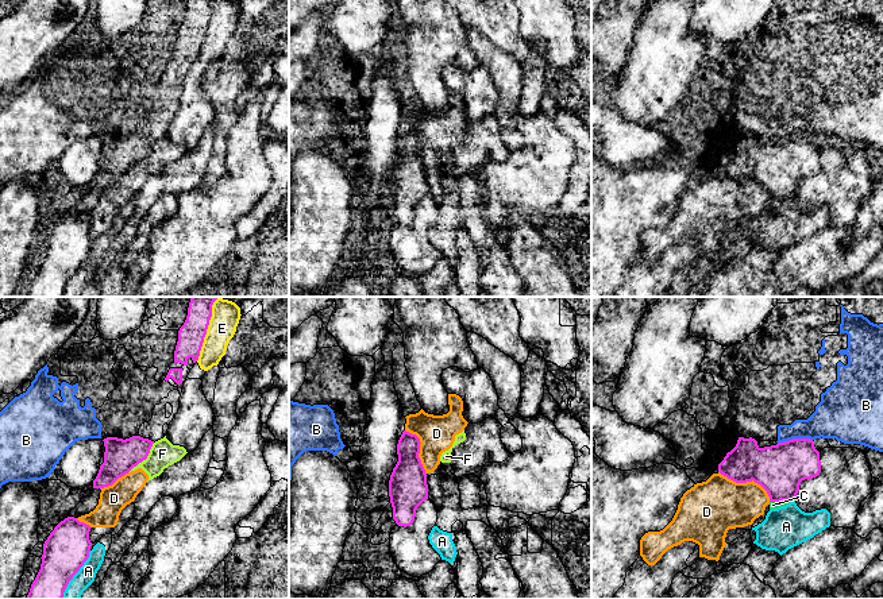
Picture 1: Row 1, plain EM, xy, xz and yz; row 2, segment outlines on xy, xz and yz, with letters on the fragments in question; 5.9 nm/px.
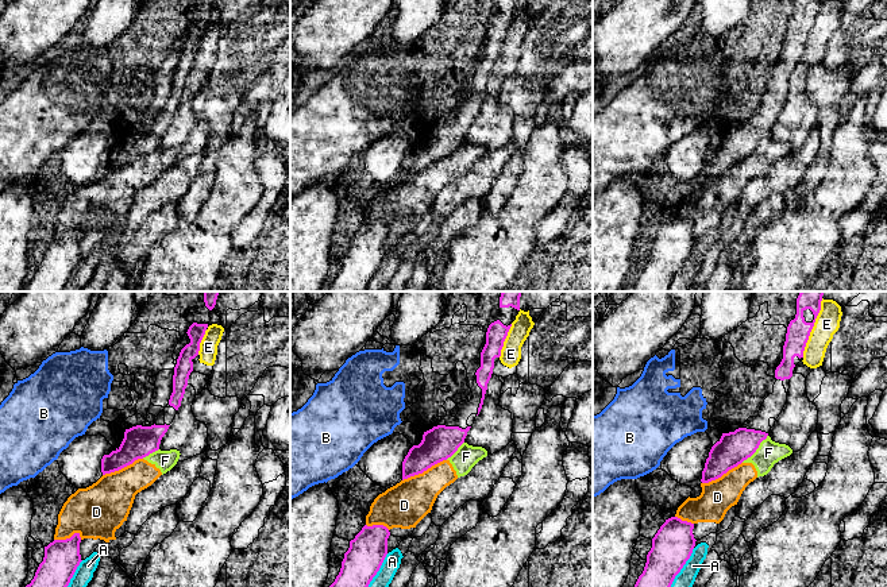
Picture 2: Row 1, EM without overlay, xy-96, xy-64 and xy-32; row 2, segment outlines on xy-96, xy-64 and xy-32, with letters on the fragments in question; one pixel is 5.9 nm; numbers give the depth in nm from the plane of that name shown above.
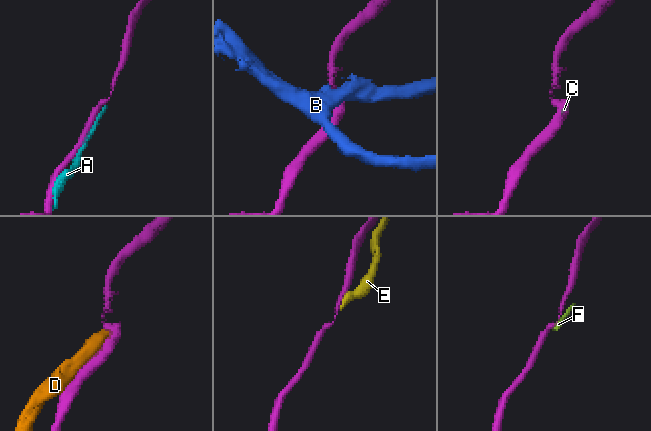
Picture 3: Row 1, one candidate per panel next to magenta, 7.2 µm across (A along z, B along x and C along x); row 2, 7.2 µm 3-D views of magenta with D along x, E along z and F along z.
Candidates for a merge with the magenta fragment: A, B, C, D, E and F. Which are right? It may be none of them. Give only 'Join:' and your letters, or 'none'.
Join: none

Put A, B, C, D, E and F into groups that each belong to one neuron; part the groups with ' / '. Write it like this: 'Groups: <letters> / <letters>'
Groups: A C / B / D F / E

